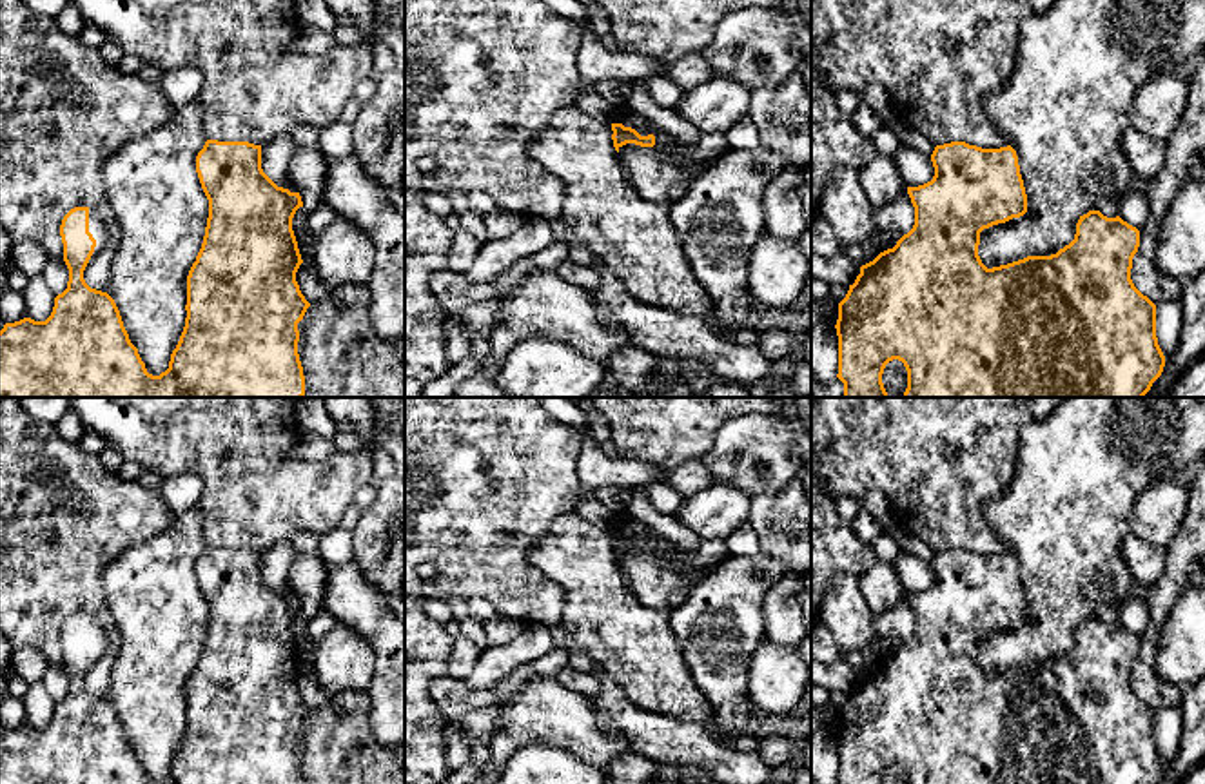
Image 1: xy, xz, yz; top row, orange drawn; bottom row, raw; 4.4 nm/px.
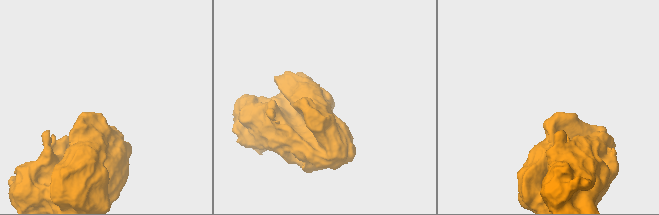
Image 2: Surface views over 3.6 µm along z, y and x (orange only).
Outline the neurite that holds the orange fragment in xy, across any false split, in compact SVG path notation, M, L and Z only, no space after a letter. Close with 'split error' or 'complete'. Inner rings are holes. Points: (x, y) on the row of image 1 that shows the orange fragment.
M207 140L203 149L196 156L196 172L201 189L209 200L209 218L201 249L192 263L187 276L187 318L176 348L171 354L169 368L160 376L147 372L138 348L131 343L129 334L123 327L120 310L114 299L102 290L91 289L83 279L83 270L94 252L96 241L105 234L105 211L74 207L71 209L60 225L60 236L64 243L64 261L69 269L67 289L54 298L54 307L45 321L34 321L24 318L15 323L5 323L0 330L0 397L303 397L305 396L305 376L298 354L299 330L298 323L303 319L310 303L299 290L296 272L303 263L298 241L292 230L292 218L299 207L303 207L299 192L278 187L261 169L261 145L249 142L218 142Z; split error

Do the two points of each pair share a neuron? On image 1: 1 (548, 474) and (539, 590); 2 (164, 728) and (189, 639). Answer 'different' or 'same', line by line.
1: same
2: same

